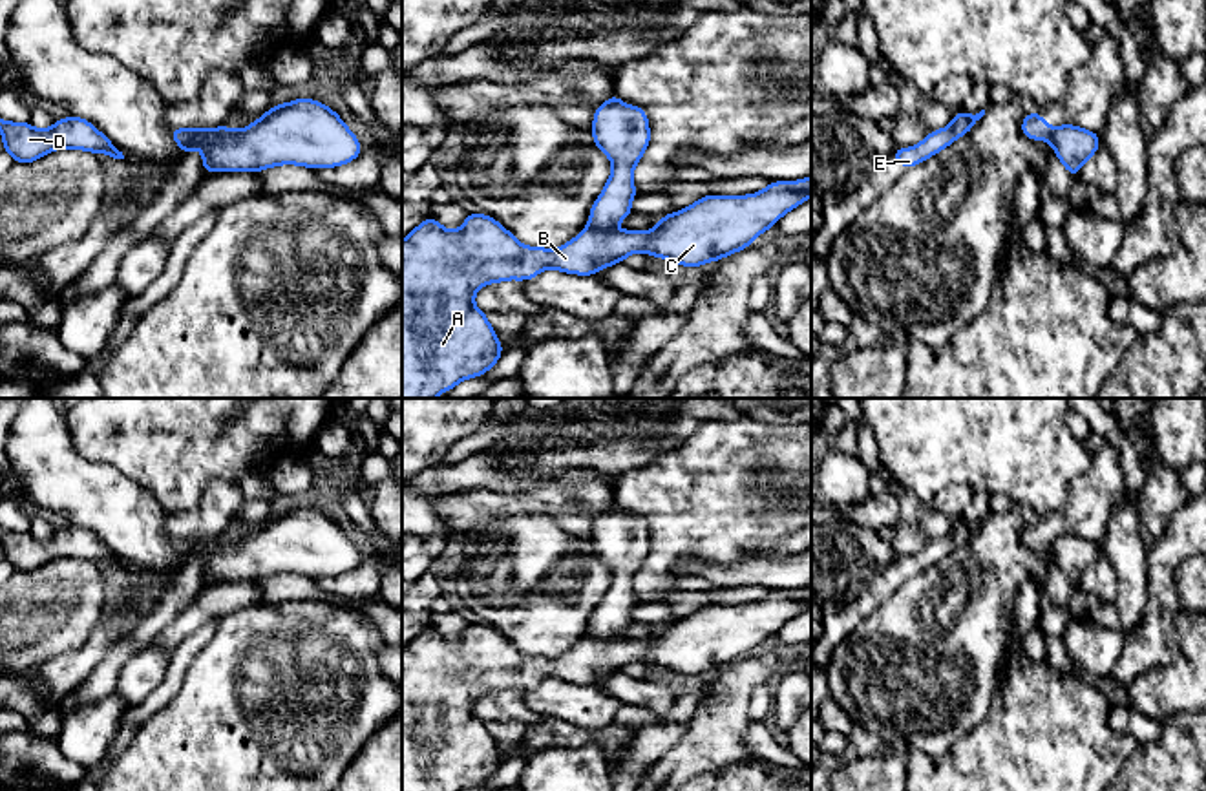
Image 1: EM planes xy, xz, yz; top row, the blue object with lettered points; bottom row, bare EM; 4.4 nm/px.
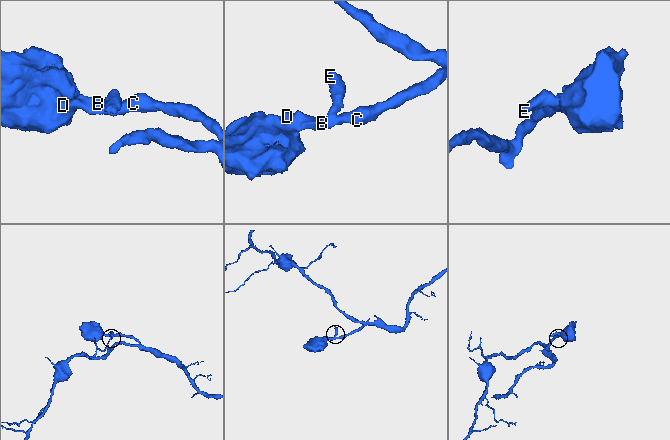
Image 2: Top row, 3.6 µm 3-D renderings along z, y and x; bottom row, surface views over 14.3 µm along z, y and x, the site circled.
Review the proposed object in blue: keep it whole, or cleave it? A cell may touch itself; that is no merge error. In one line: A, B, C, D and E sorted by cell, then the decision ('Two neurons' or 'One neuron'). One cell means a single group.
Groups: A B C D / E. Two neurons

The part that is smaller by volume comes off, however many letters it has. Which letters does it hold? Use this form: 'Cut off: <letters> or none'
Cut off: E

